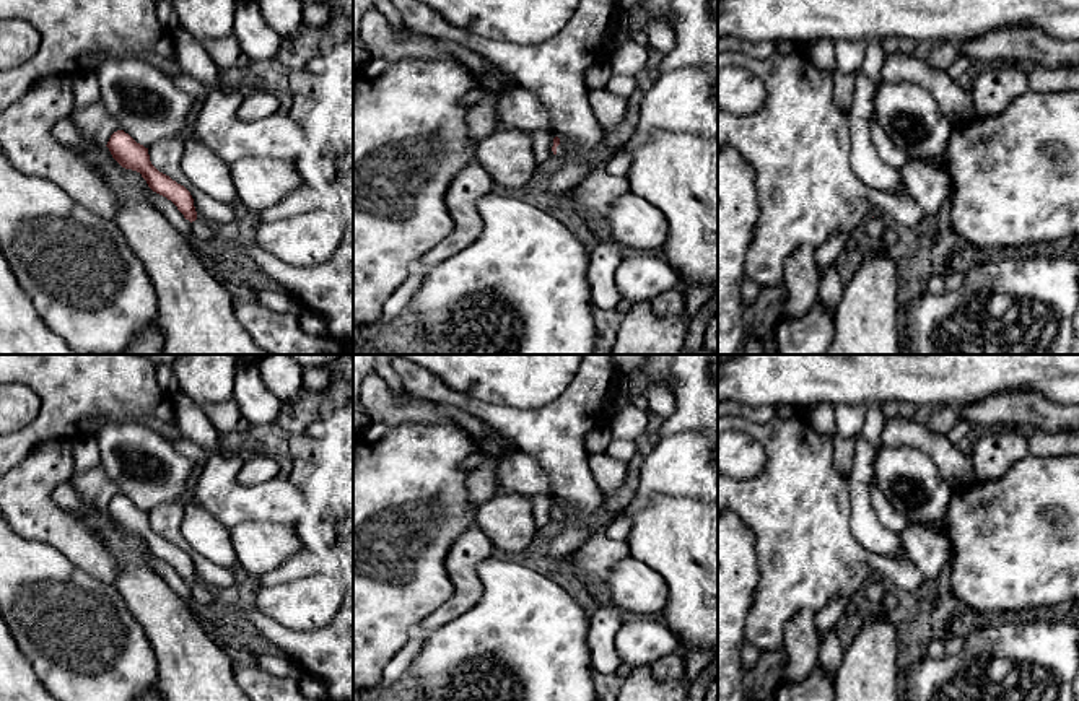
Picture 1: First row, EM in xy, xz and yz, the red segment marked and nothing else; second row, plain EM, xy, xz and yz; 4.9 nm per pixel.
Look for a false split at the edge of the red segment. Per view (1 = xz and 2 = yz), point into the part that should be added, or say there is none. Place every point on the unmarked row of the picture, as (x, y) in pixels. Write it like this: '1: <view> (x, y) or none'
1: xz (563, 513)
2: none

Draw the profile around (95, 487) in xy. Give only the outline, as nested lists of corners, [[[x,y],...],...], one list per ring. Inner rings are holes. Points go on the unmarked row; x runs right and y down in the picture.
[[[103,465],[83,473],[73,473],[72,485],[90,506],[106,511],[111,499],[120,494],[114,481],[106,475]]]

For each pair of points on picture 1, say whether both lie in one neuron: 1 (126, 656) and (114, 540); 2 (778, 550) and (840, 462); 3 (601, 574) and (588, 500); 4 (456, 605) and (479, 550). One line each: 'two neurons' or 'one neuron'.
1: two neurons
2: two neurons
3: two neurons
4: one neuron

